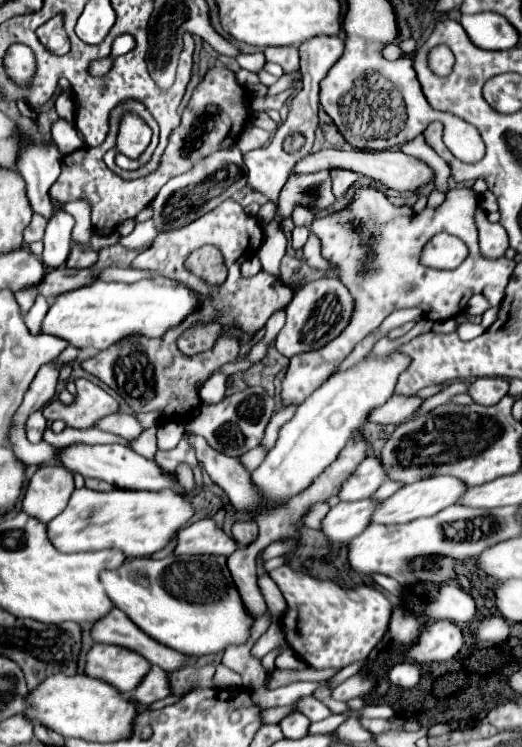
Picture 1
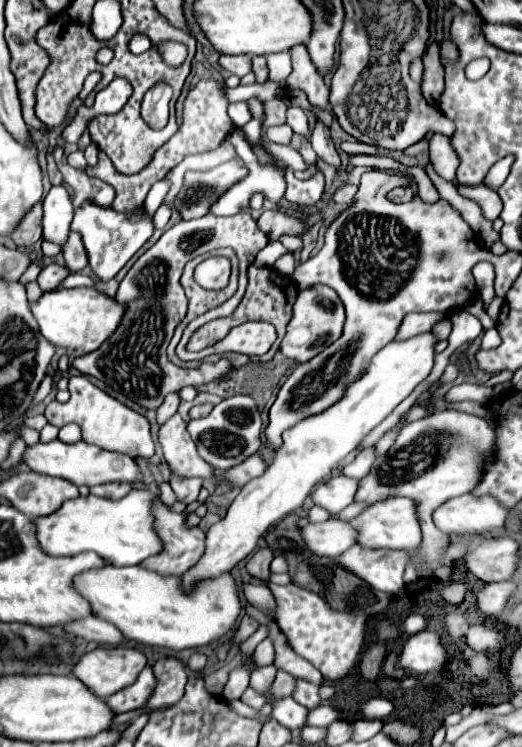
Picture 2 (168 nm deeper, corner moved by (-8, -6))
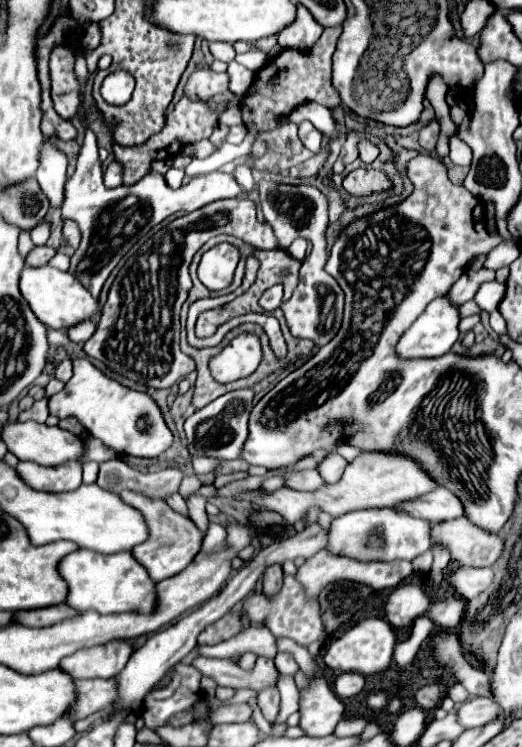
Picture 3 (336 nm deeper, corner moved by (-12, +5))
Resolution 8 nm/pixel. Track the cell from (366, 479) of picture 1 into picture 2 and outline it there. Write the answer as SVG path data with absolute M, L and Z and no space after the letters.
M336 474L336 476L332 476L328 482L320 484L312 492L312 502L316 506L322 506L322 508L330 510L332 514L338 514L338 512L342 512L346 506L350 506L354 502L356 488L358 488L356 478Z

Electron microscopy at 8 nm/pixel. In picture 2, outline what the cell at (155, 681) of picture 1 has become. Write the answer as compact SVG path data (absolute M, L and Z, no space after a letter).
M146 666L132 686L116 692L106 702L116 714L136 710L136 708L142 708L152 698L154 688L156 688L156 676L152 672L152 666Z

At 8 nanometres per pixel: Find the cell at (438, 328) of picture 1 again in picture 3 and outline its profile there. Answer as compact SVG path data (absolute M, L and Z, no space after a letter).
M328 453L320 463L318 463L318 473L324 475L326 483L336 483L342 473L344 473L344 467L348 465L348 461L344 457L340 457L338 453Z

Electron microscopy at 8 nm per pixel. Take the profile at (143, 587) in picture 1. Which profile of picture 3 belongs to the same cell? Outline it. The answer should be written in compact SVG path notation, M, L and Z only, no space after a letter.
M76 549L60 561L58 573L68 583L68 597L64 603L76 611L96 609L104 615L124 611L150 613L156 607L154 583L130 551L104 555L90 549Z

